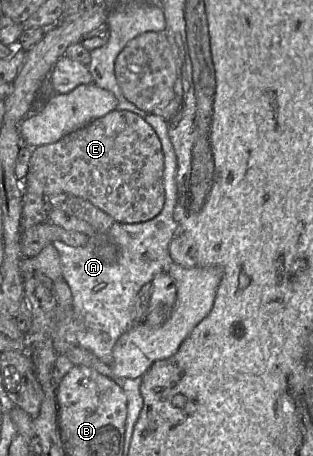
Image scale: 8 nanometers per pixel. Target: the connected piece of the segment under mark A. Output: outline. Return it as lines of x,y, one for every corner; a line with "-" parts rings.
148,114
143,118
156,132
164,154
164,190
165,203
162,211
154,218
139,223
119,223
117,221
105,232
97,232
88,237
87,243
80,247
69,246
63,241
56,240
52,244
56,248
61,261
62,277
68,284
72,295
72,310
78,320
76,333
77,345
89,350
104,363
110,365
113,359
113,347
118,338
135,324
131,318
131,305
139,290
151,283
154,276
167,270
169,259
169,244
179,232
179,226
173,217
176,203
176,170
177,158
168,135
168,121
162,116

